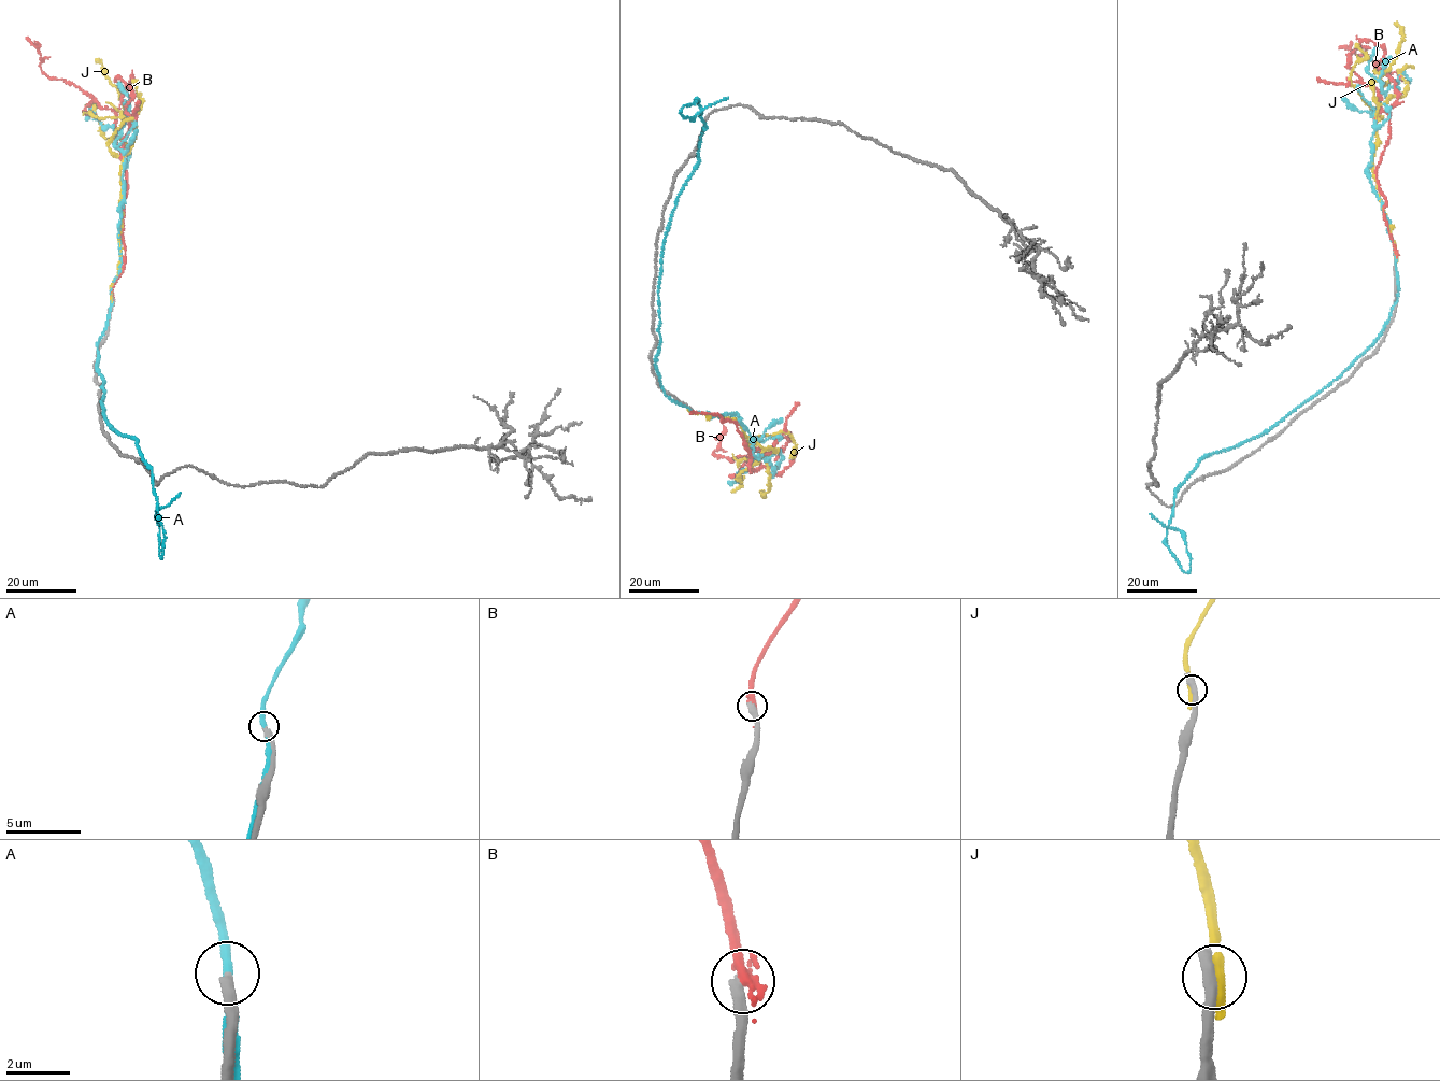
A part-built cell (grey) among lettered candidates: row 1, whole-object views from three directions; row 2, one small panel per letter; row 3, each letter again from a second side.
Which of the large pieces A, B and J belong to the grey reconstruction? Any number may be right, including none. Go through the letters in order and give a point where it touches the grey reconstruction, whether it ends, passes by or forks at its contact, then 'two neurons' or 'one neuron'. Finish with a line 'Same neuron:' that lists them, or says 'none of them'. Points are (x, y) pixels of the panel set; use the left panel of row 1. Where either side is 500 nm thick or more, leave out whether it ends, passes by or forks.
A: (111, 294) | it passes by | two neurons
B: (112, 295) | it passes by | two neurons
J: (112, 298) | two neurons
Same neuron: none of them

